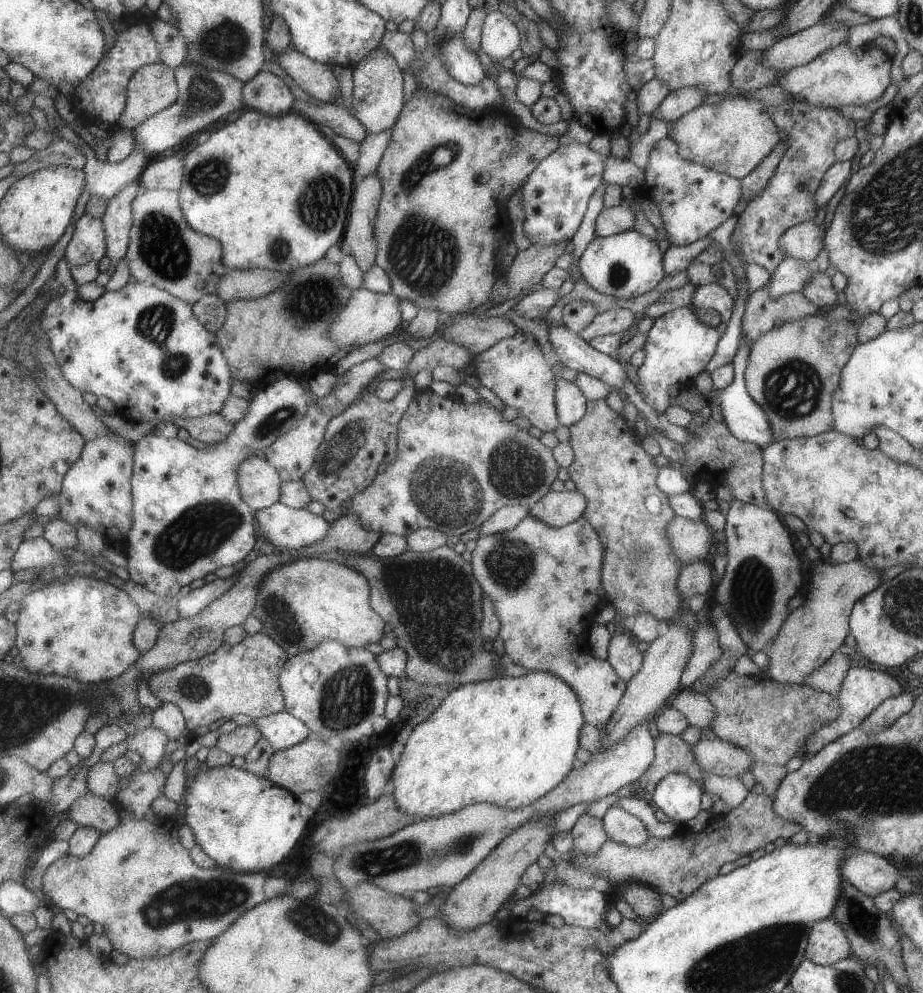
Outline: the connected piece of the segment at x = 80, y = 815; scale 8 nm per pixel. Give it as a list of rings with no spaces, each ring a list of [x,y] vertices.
[[[89,792],[80,796],[69,810],[67,816],[71,818],[79,827],[95,827],[99,829],[102,834],[113,830],[120,825],[122,815],[115,804],[115,800],[107,800],[105,797],[100,797]]]

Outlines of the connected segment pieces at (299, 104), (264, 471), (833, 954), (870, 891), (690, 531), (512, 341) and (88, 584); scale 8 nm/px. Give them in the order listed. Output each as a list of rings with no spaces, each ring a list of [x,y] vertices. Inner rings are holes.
[[[296,101],[294,112],[303,114],[317,124],[328,126],[337,137],[351,139],[361,144],[369,133],[366,126],[343,106],[331,103],[317,106],[310,102]]]
[[[260,454],[242,463],[238,468],[238,481],[243,500],[255,513],[281,498],[283,480],[280,472]]]
[[[827,918],[813,924],[808,932],[804,958],[818,965],[830,965],[851,956],[847,934],[833,919]]]
[[[851,850],[851,854],[847,854],[840,872],[844,880],[872,898],[890,888],[897,888],[895,882],[901,877],[885,857],[861,850]]]
[[[675,515],[668,522],[667,528],[673,554],[681,568],[690,562],[703,561],[714,543],[711,529],[703,517],[686,519]]]
[[[517,333],[475,355],[471,370],[484,386],[497,394],[504,405],[516,408],[519,416],[527,418],[530,426],[535,426],[542,433],[554,431],[559,426],[553,406],[553,374],[543,362],[543,354],[531,335]]]
[[[75,578],[61,580],[41,588],[35,584],[33,592],[23,598],[20,619],[16,622],[16,648],[22,658],[21,666],[40,675],[61,675],[81,684],[109,683],[124,675],[142,655],[135,646],[134,632],[143,619],[135,600],[107,580]]]

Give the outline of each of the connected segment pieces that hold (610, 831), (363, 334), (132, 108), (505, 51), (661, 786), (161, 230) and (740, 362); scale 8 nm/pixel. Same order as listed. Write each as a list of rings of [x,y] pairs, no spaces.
[[[611,805],[601,818],[607,838],[630,847],[639,846],[648,832],[642,820],[625,812],[621,807]]]
[[[361,286],[354,290],[348,306],[337,315],[330,328],[330,336],[341,347],[361,348],[365,344],[391,338],[399,328],[402,317],[401,298],[395,293],[376,293]]]
[[[163,63],[141,67],[128,85],[127,108],[119,126],[129,130],[173,106],[180,97],[176,69]]]
[[[498,10],[488,13],[484,22],[482,48],[492,58],[502,61],[521,46],[519,28]]]
[[[667,773],[653,786],[648,802],[659,808],[677,825],[683,825],[699,812],[701,788],[692,777],[681,773]]]
[[[149,189],[138,196],[132,202],[134,225],[126,260],[137,281],[168,290],[194,305],[205,295],[217,295],[222,278],[231,270],[224,263],[224,244],[195,232],[181,208],[179,191]]]
[[[743,339],[738,342],[737,350],[732,357],[732,371],[734,372],[732,383],[722,389],[711,388],[709,392],[702,394],[704,400],[709,405],[717,404],[724,423],[728,426],[731,434],[737,440],[753,443],[764,448],[773,442],[770,424],[767,422],[763,411],[757,403],[748,395],[744,383],[743,373],[746,367],[747,357],[750,351],[748,342]]]

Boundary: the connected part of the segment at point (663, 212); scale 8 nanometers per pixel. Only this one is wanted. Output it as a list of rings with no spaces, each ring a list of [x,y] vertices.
[[[669,137],[653,142],[651,148],[644,169],[645,180],[638,193],[649,197],[659,208],[663,228],[672,246],[701,239],[734,214],[733,208],[741,194],[740,181],[681,158],[676,142]]]

